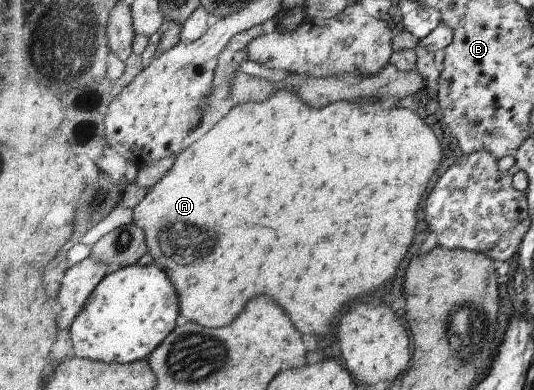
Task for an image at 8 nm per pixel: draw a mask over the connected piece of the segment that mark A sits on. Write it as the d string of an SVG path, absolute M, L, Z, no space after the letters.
M278 90L263 102L236 106L214 129L184 150L172 171L135 207L134 222L145 229L149 251L155 263L165 269L177 285L181 294L181 313L190 322L206 327L232 325L256 295L268 295L274 297L274 301L278 301L278 305L282 305L290 317L294 317L294 325L298 325L302 333L324 337L346 303L368 295L394 279L398 265L414 241L418 207L422 205L430 177L440 167L444 155L434 131L415 111L396 107L382 111L378 100L361 100L358 102L360 107L342 101L324 109L310 109L296 95L296 91Z

